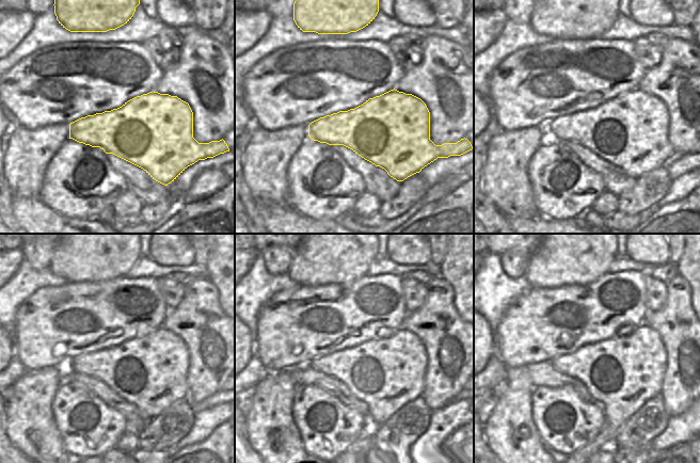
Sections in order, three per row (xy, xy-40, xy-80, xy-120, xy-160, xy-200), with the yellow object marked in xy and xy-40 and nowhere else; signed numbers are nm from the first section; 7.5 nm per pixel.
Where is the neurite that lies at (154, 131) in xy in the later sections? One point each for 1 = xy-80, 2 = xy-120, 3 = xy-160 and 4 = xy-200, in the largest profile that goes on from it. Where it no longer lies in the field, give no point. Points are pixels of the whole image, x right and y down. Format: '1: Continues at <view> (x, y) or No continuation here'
1: Continues at xy-80 (631, 131)
2: Continues at xy-120 (149, 371)
3: Continues at xy-160 (385, 373)
4: Continues at xy-200 (621, 373).

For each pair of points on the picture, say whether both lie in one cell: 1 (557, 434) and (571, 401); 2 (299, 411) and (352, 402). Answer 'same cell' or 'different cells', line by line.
1: same cell
2: different cells

